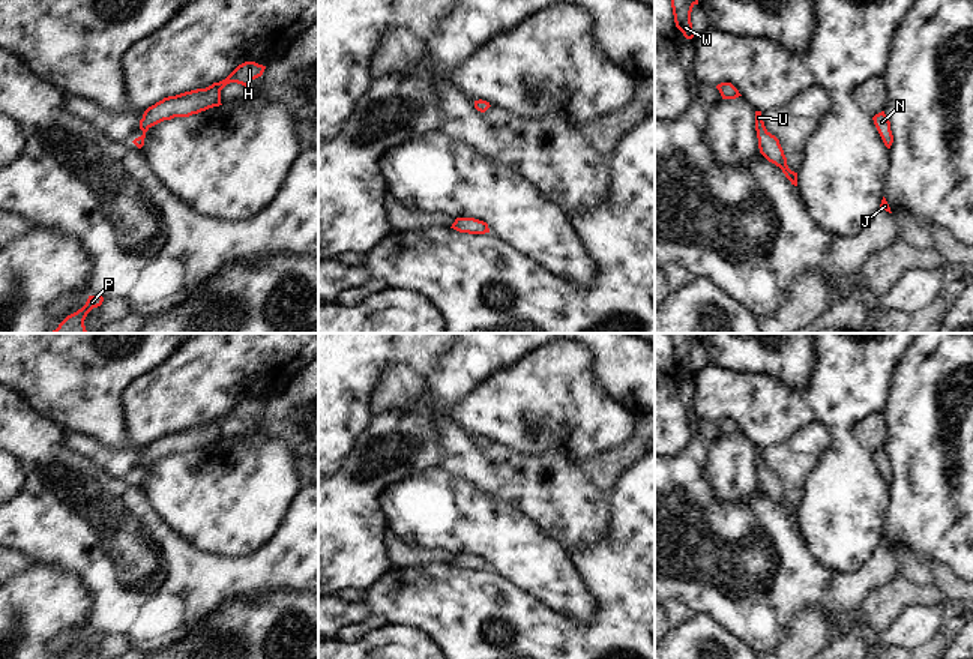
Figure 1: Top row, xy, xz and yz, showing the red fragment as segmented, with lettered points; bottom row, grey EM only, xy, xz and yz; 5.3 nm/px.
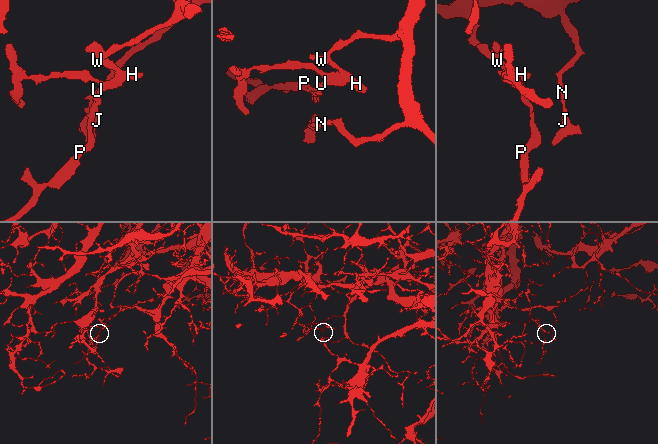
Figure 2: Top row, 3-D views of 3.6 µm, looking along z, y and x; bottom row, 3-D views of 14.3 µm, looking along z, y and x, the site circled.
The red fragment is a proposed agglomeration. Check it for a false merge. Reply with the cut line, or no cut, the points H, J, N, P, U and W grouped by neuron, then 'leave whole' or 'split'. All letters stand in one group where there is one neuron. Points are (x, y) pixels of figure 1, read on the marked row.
no cut | H J N P U W | leave whole

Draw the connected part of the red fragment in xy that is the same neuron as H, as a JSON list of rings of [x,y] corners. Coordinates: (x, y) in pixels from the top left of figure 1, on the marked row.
[[[245,62],[239,65],[225,80],[213,83],[206,89],[197,89],[164,98],[144,111],[143,119],[140,120],[140,129],[143,131],[143,135],[135,138],[132,143],[141,149],[144,146],[146,132],[152,126],[164,120],[171,120],[174,117],[189,117],[209,108],[222,105],[221,90],[227,84],[237,83],[248,87],[255,78],[263,75],[264,69],[266,66],[255,62]]]

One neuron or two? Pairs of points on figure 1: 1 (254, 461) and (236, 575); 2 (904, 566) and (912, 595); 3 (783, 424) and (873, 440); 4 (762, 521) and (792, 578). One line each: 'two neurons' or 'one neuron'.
1: two neurons
2: two neurons
3: two neurons
4: one neuron

